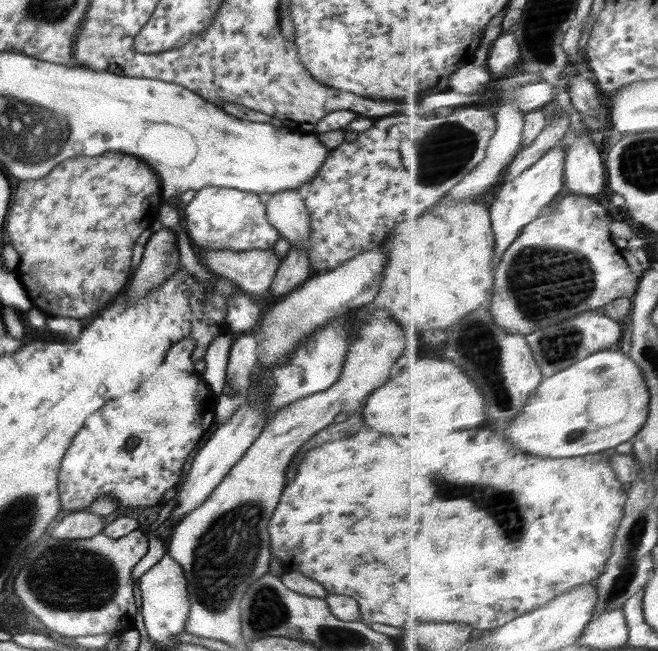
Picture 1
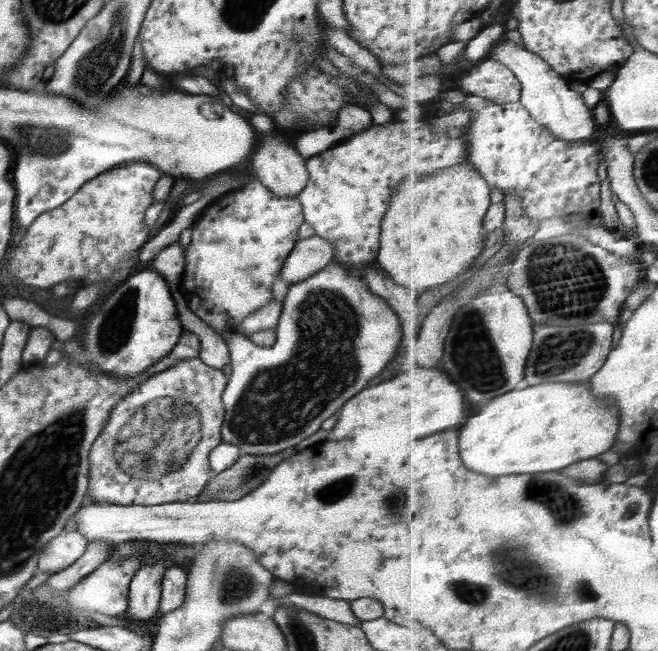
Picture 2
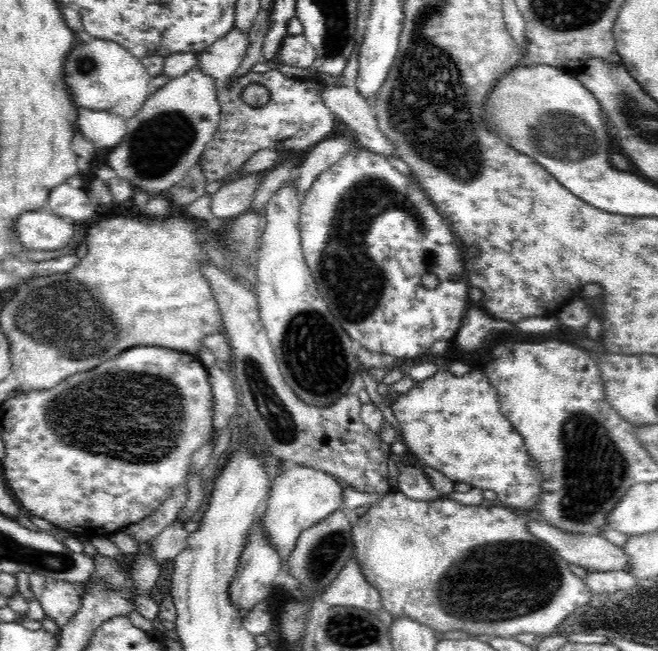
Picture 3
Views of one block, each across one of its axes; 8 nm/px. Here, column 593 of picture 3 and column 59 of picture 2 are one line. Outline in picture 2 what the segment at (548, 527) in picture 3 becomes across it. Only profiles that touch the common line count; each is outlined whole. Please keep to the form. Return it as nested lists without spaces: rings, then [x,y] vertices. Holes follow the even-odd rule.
[[[77,530],[62,532],[42,548],[38,568],[50,574],[64,570],[84,554],[88,543],[86,536]]]

